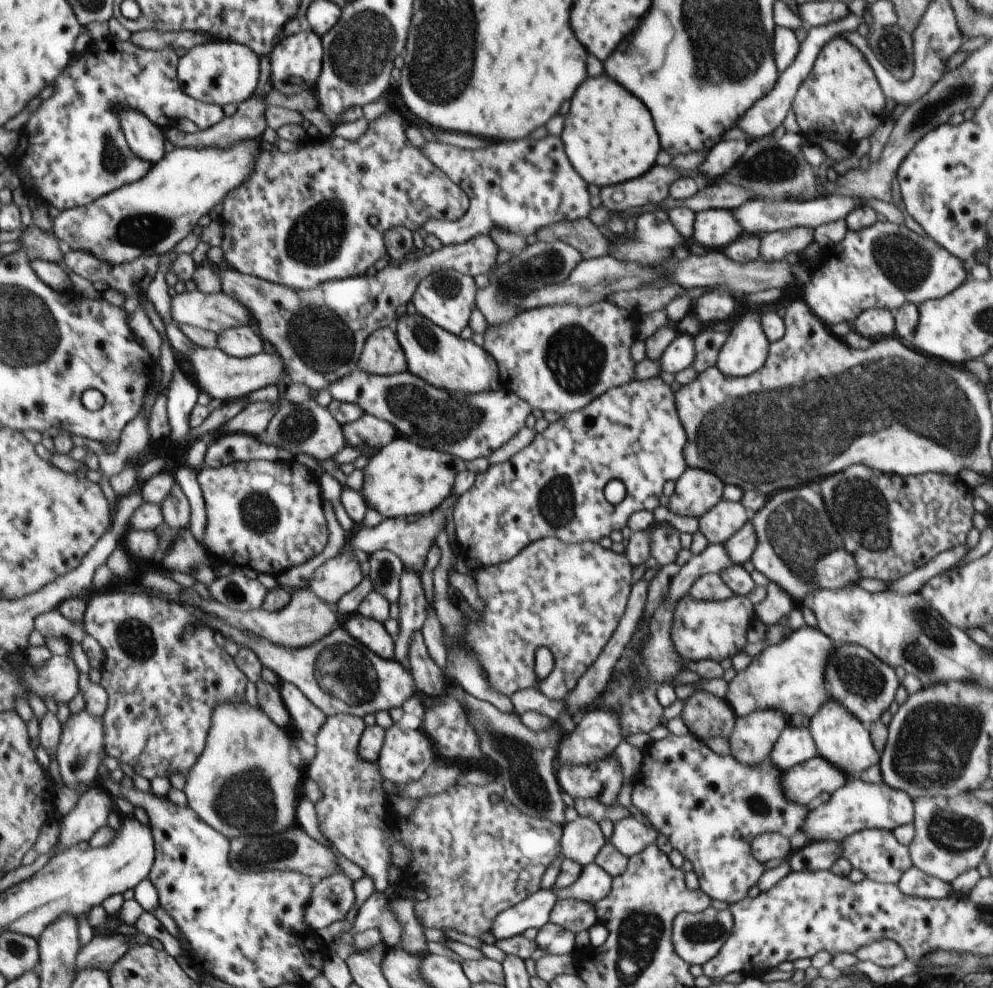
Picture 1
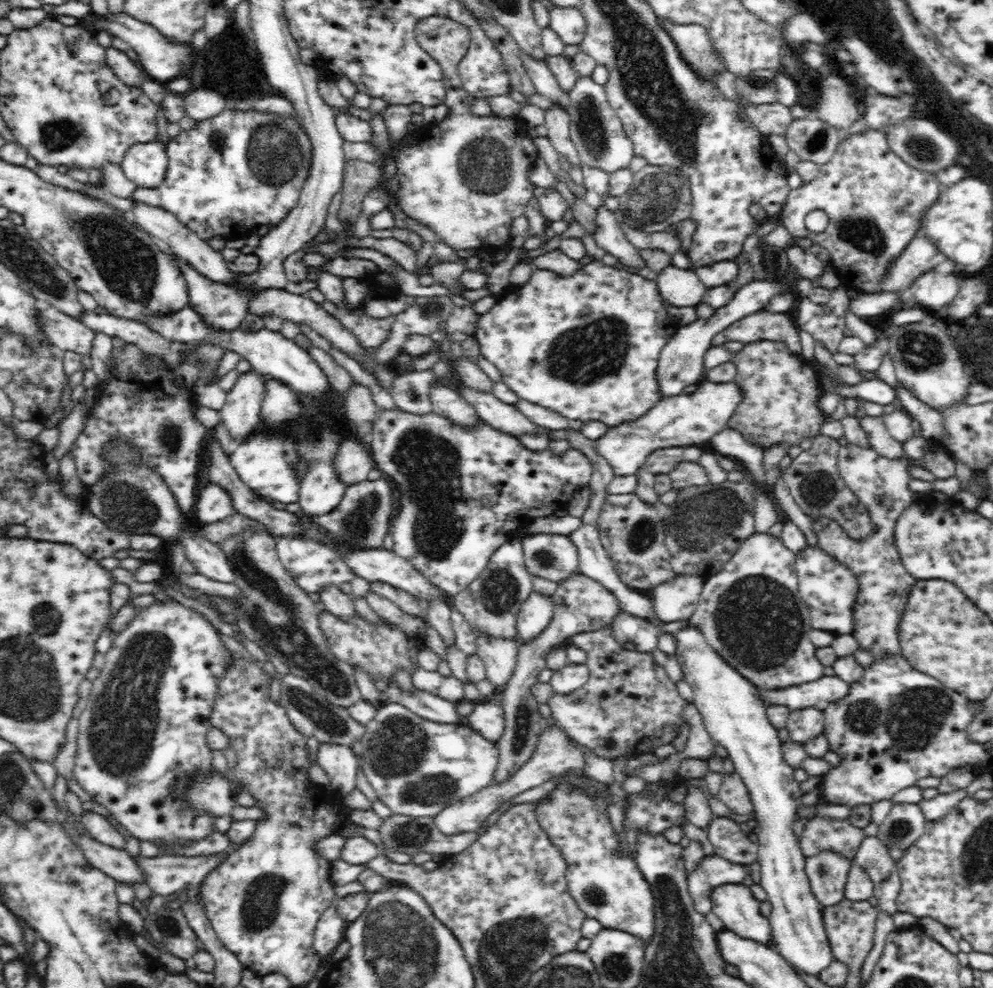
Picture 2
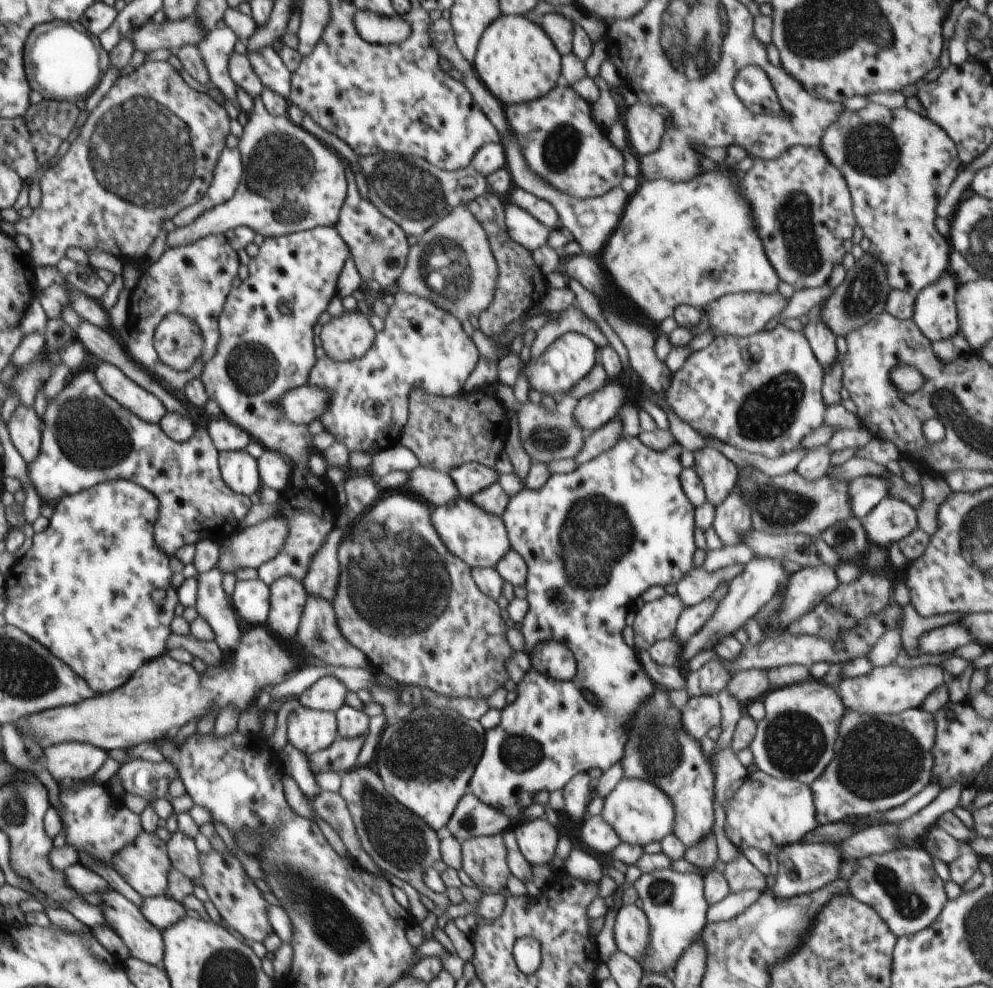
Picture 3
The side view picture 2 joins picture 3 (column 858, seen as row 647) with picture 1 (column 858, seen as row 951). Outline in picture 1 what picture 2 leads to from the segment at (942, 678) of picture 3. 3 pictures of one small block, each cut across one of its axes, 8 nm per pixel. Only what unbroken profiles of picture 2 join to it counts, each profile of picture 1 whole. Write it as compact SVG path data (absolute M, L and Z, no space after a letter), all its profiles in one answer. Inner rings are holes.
M861 777L852 778L844 786L835 790L822 804L808 808L806 818L802 820L801 830L806 834L807 842L839 842L847 836L866 829L886 829L893 831L914 822L914 802L909 794L894 790L886 784L868 784Z

